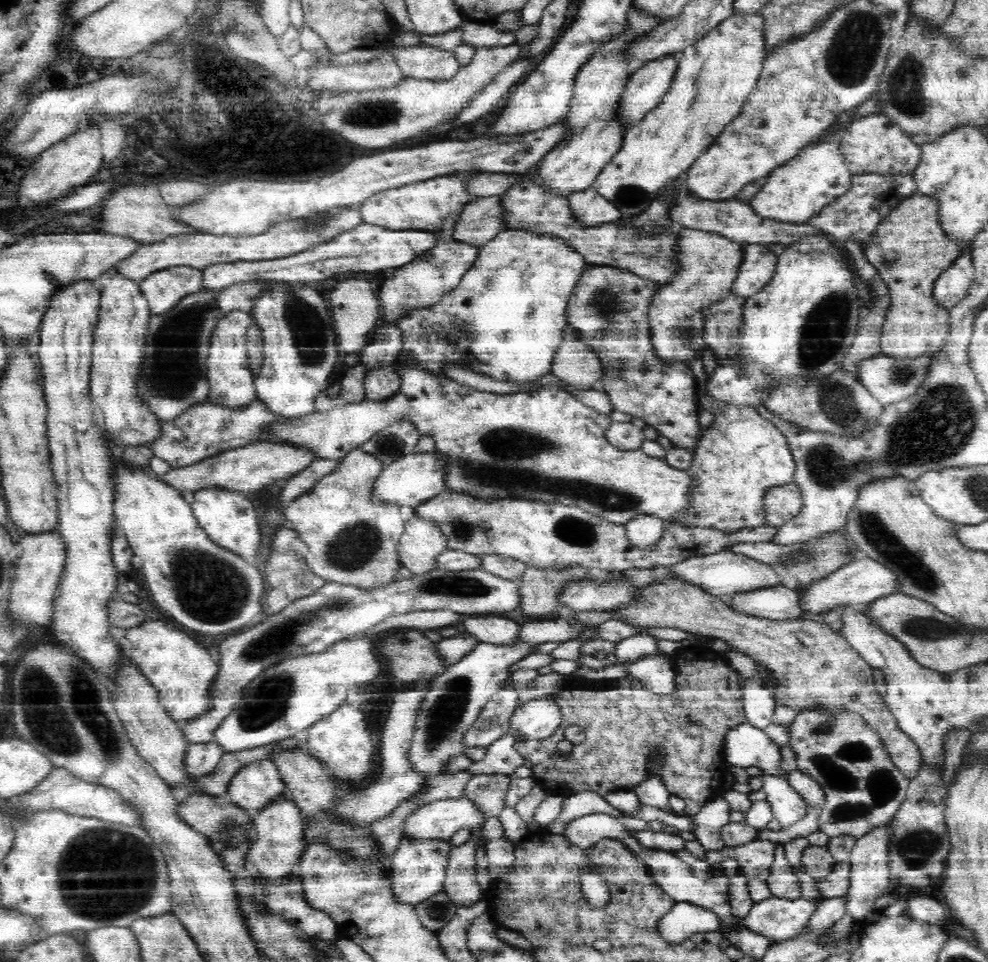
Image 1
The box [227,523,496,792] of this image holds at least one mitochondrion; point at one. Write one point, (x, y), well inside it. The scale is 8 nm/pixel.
(445, 716)

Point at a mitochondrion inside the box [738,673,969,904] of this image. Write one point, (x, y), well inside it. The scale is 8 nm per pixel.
(841, 771)

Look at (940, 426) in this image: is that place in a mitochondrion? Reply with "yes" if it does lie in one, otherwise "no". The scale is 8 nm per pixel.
yes

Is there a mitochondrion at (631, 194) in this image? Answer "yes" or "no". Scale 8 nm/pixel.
yes

